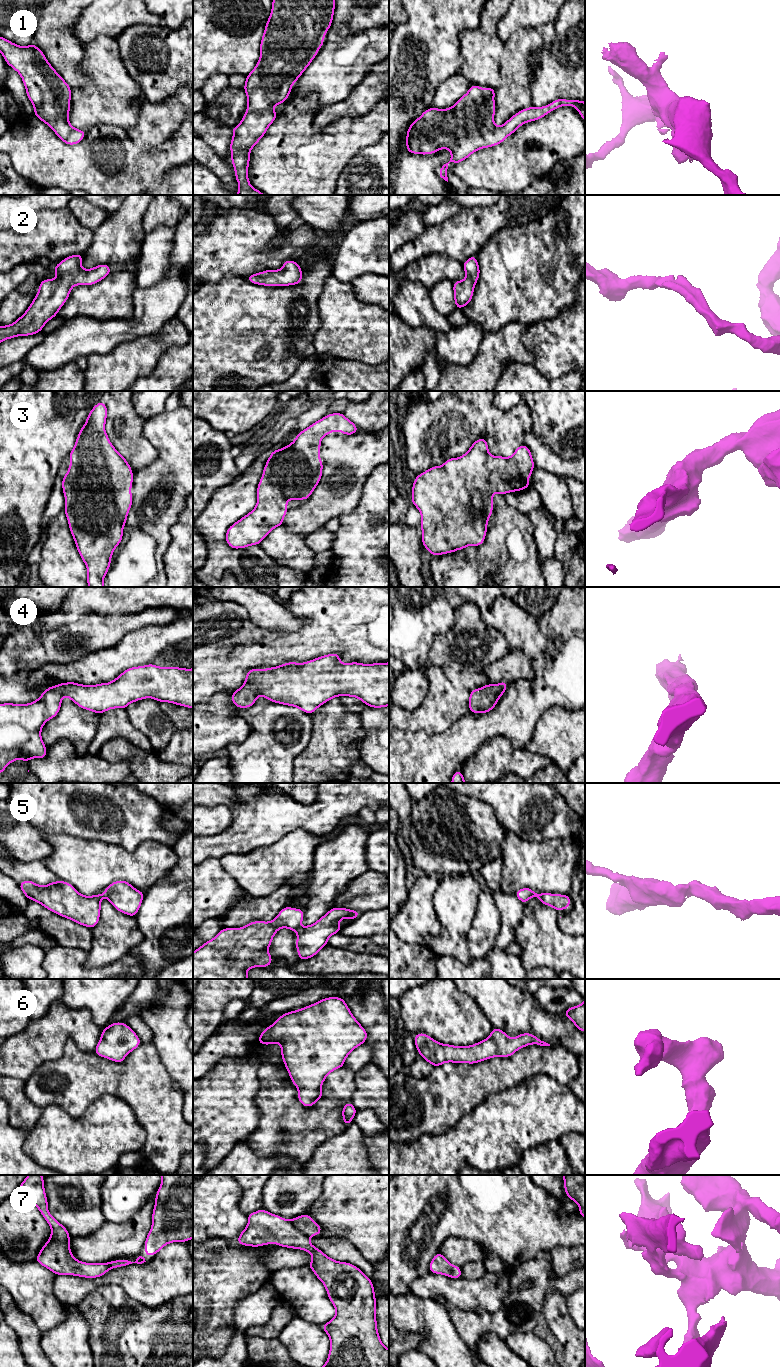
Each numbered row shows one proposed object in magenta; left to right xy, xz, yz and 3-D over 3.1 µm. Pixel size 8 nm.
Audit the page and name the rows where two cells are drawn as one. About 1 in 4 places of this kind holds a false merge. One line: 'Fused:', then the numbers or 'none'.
Fused: none

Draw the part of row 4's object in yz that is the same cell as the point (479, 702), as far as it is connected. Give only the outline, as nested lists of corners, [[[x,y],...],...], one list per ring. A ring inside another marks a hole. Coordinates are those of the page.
[[[508,683],[487,684],[481,688],[473,689],[469,695],[468,707],[472,713],[481,714],[490,712],[507,689]]]

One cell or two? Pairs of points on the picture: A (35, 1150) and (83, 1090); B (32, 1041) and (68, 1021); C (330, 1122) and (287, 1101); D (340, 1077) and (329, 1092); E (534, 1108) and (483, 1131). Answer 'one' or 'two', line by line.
A: two
B: one
C: one
D: one
E: one

